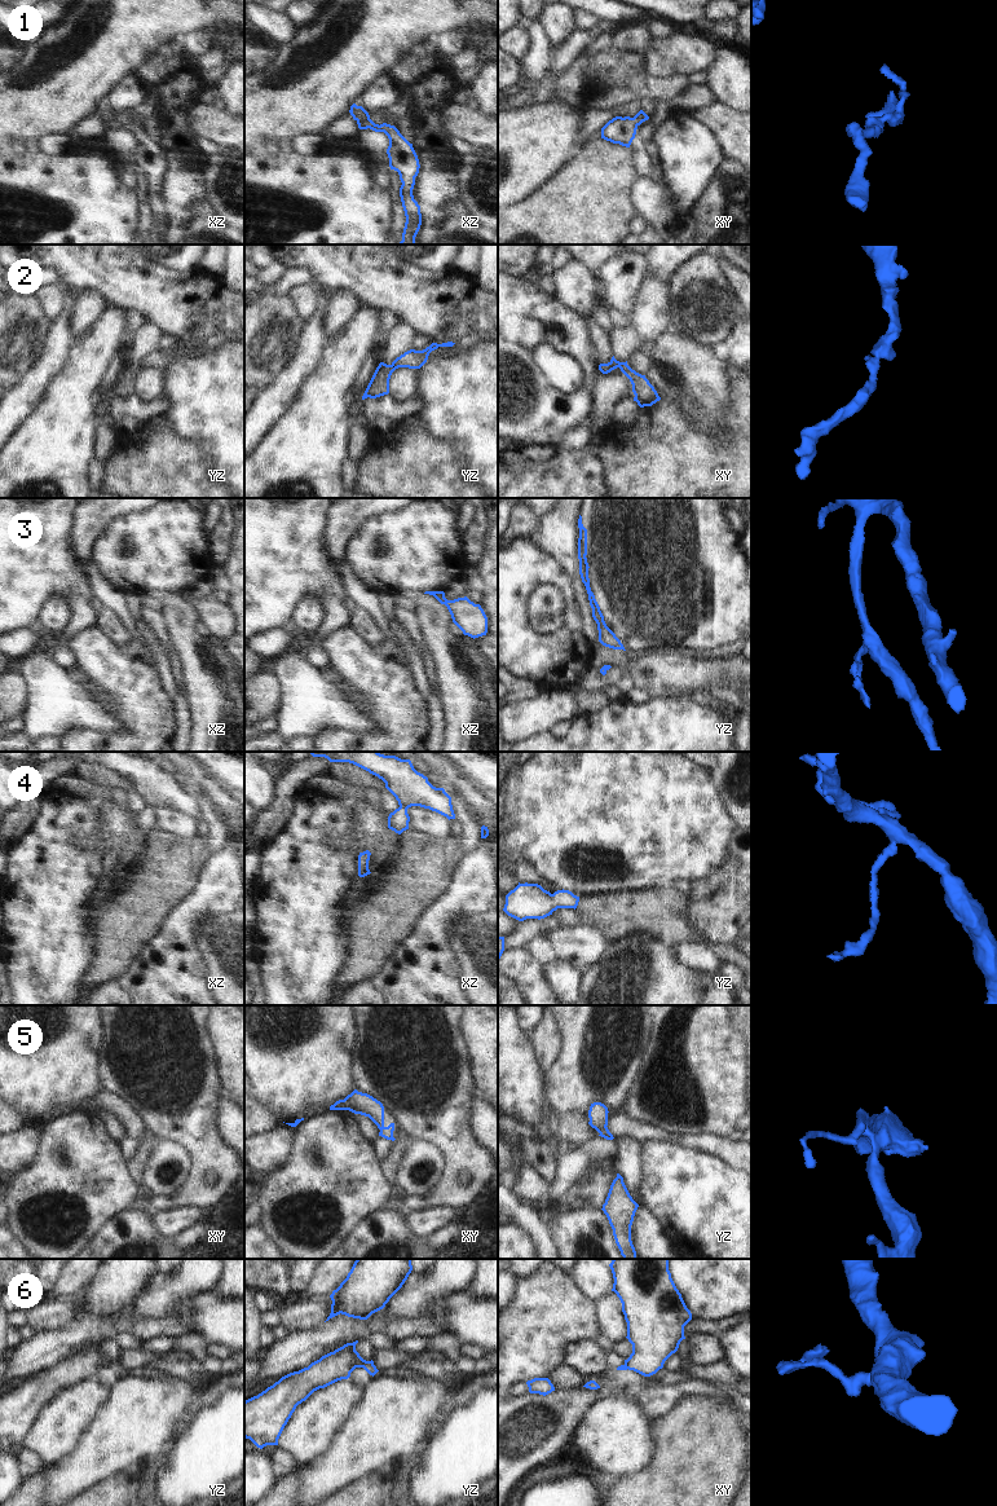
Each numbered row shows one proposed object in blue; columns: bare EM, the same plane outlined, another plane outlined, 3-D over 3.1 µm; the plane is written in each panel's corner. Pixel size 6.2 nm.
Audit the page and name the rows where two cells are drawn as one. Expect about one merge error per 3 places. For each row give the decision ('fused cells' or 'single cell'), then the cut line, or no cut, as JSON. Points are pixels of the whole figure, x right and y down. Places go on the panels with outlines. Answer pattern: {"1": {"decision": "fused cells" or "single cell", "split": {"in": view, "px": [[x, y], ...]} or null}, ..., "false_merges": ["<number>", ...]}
{"1": {"decision": "single cell", "split": null}, "2": {"decision": "single cell", "split": null}, "3": {"decision": "single cell", "split": null}, "4": {"decision": "single cell", "split": null}, "5": {"decision": "single cell", "split": null}, "6": {"decision": "single cell", "split": null}, "false_merges": []}

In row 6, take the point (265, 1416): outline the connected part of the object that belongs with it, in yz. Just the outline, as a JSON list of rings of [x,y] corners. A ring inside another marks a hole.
[[[358,1340],[344,1344],[246,1400],[244,1437],[260,1449],[278,1445],[278,1439],[296,1406],[314,1391],[348,1379],[356,1368],[363,1368],[374,1377],[379,1370],[372,1360],[366,1361],[359,1356],[356,1351],[357,1343]]]

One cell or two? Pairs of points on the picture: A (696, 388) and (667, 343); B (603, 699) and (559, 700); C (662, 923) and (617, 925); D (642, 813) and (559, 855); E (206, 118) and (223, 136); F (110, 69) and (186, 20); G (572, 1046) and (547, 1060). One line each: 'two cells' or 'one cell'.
A: one cell
B: two cells
C: one cell
D: one cell
E: one cell
F: one cell
G: two cells

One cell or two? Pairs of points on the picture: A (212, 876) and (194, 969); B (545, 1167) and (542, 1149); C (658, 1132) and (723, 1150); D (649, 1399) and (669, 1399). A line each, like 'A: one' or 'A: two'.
A: one
B: one
C: one
D: one

